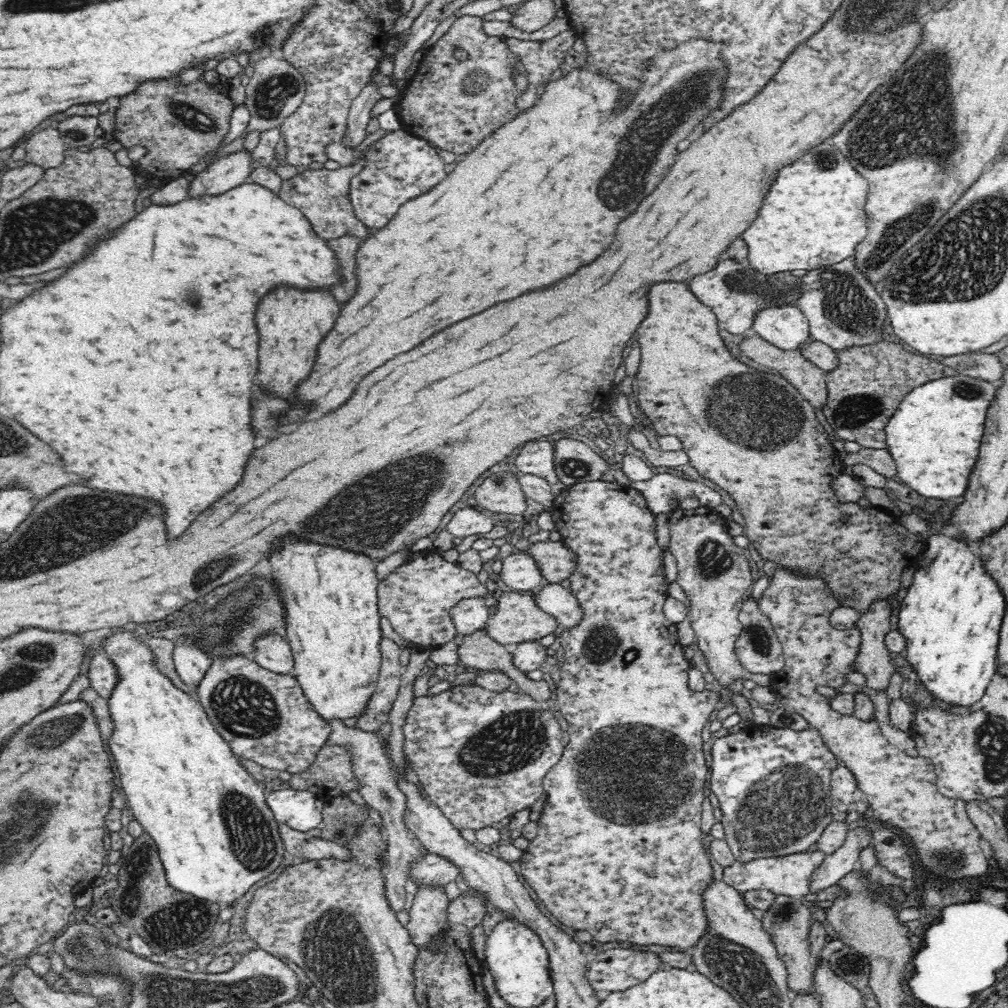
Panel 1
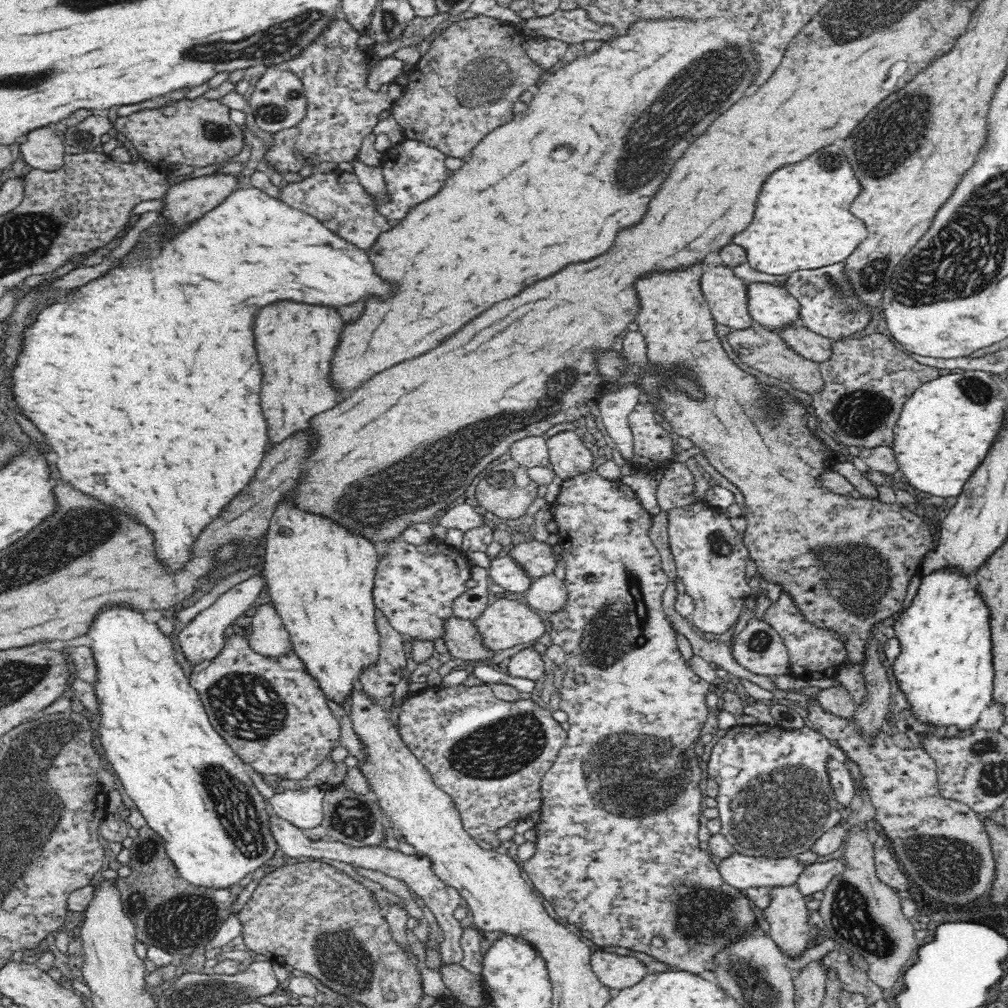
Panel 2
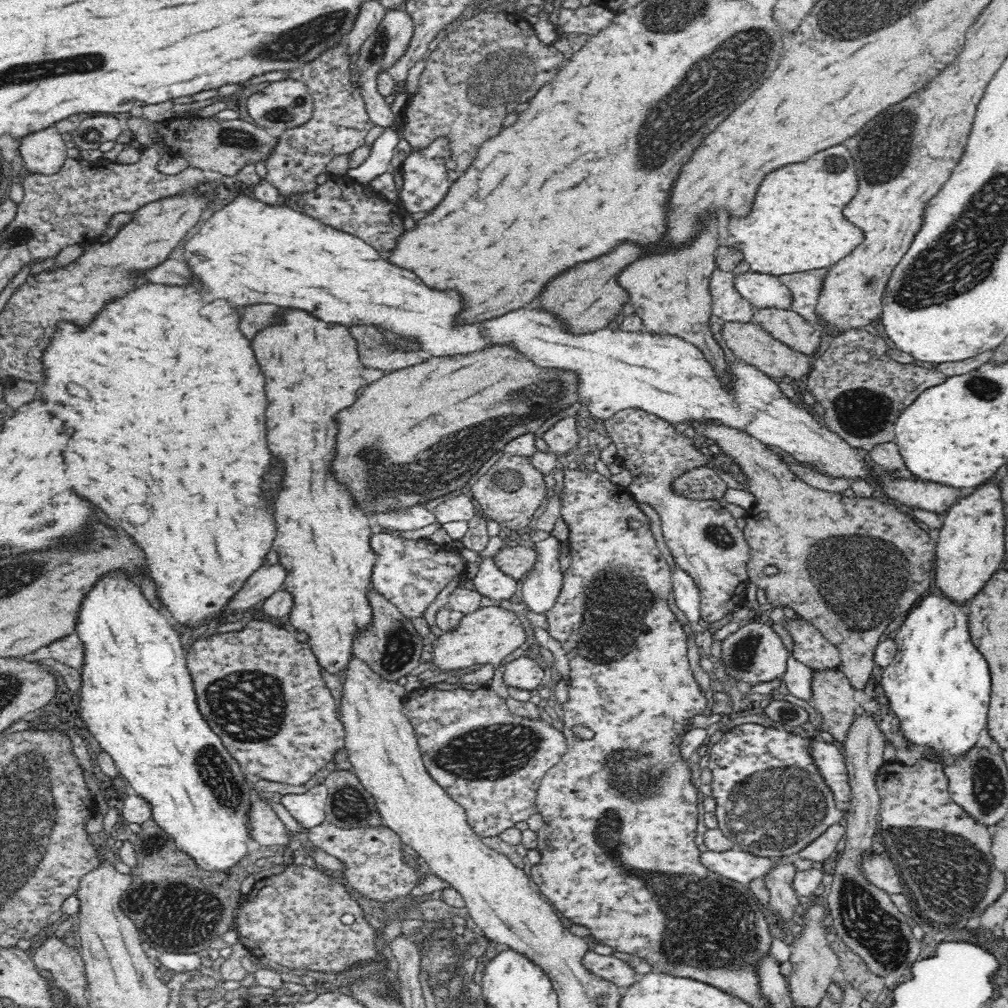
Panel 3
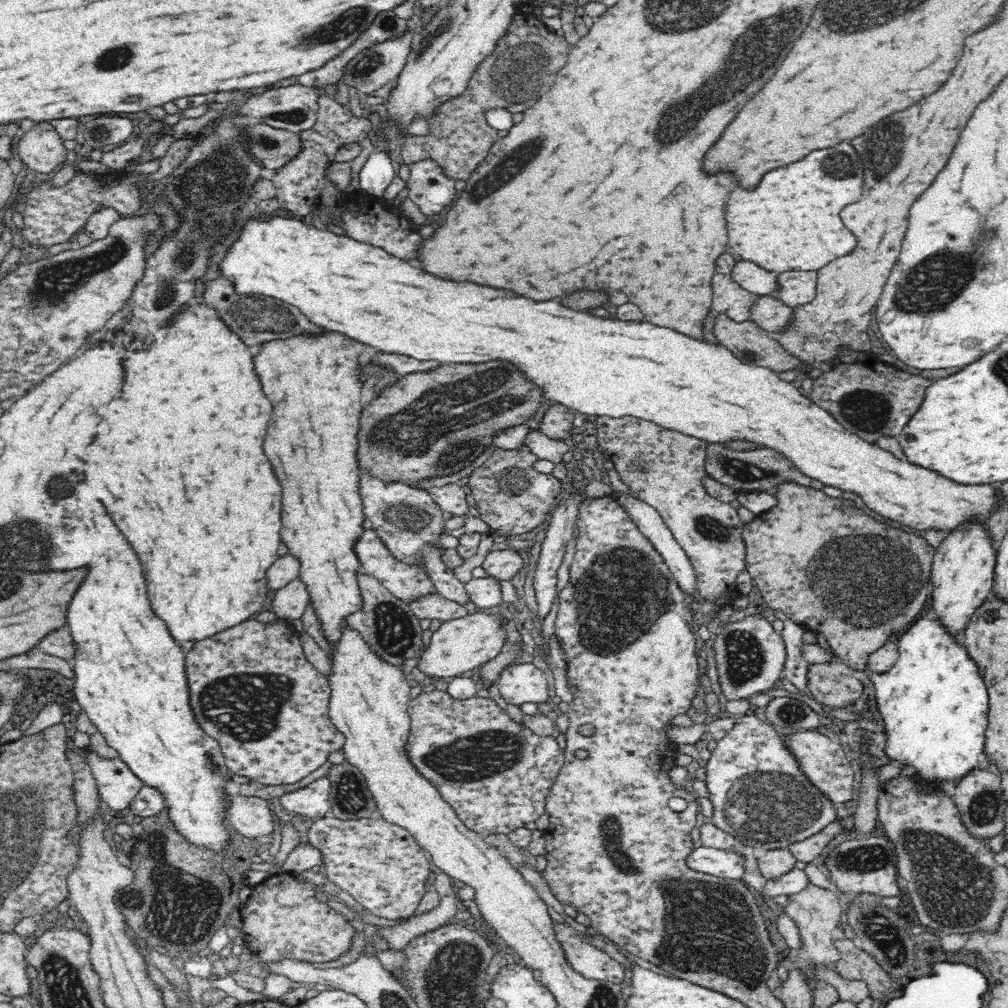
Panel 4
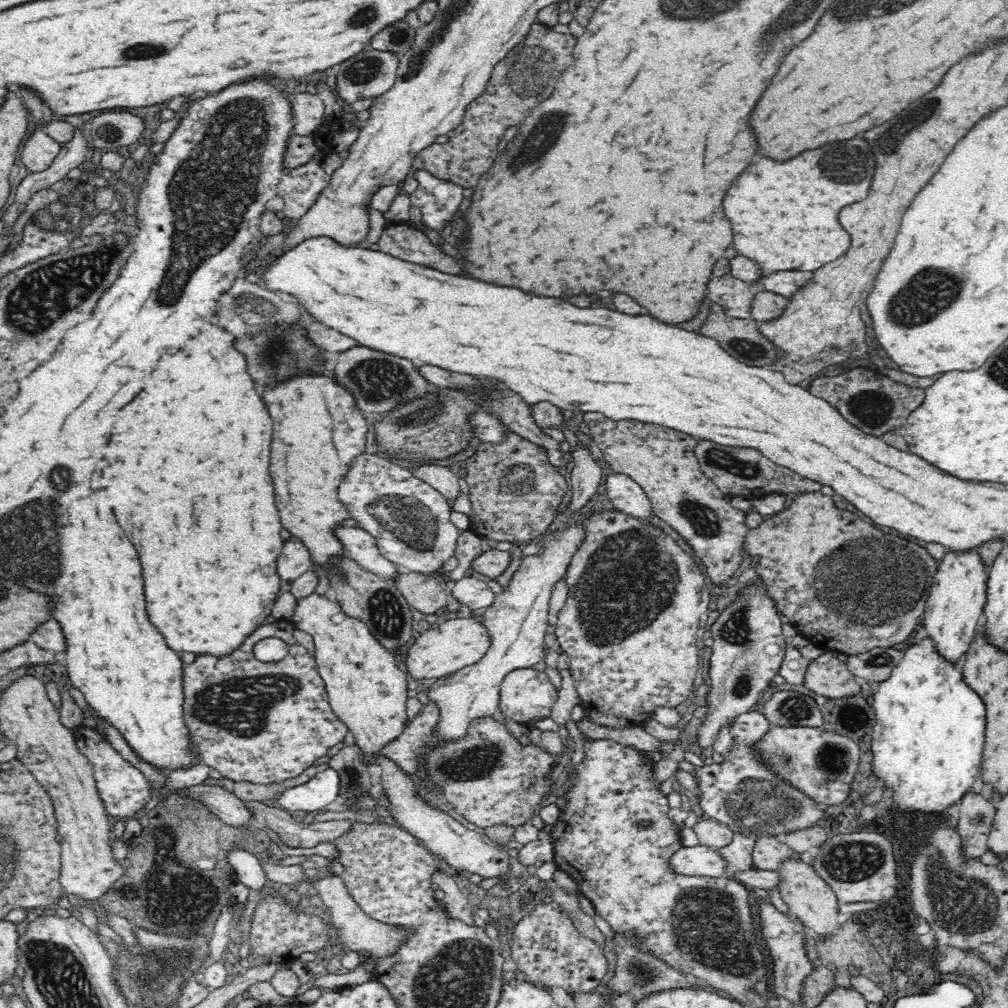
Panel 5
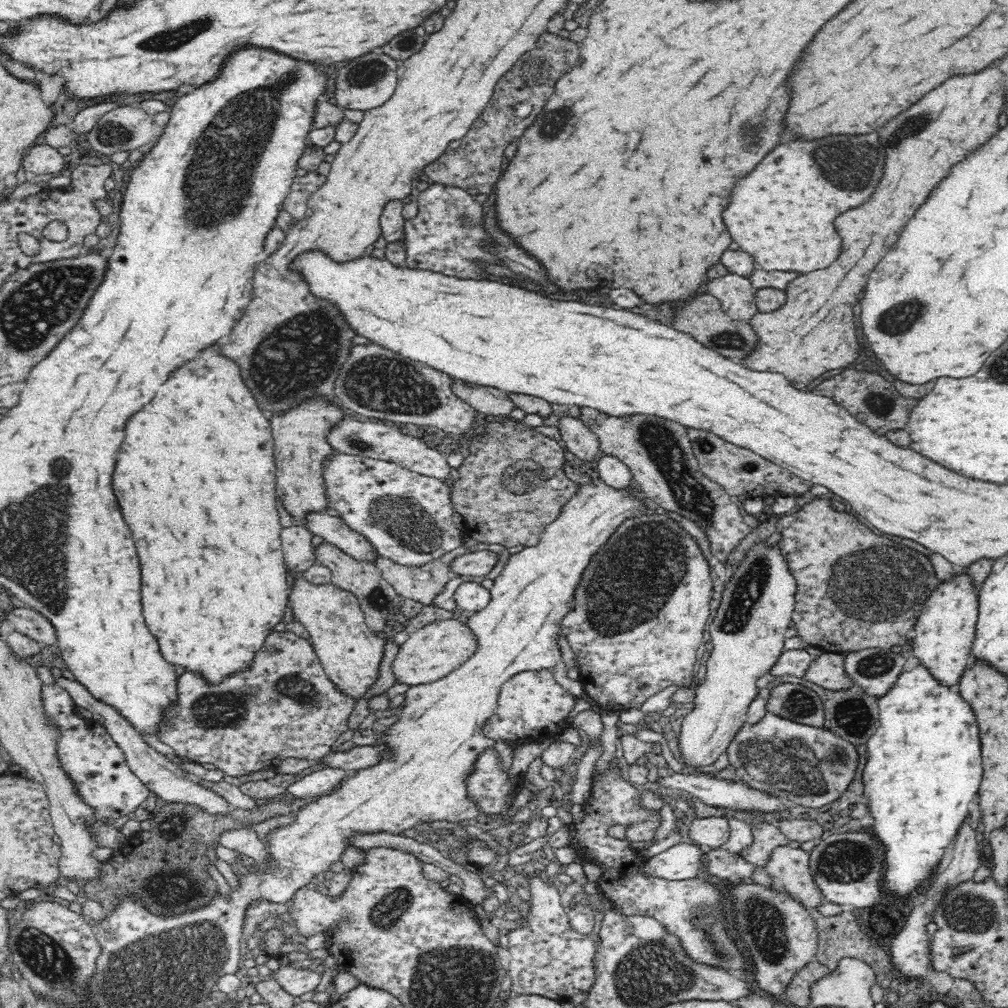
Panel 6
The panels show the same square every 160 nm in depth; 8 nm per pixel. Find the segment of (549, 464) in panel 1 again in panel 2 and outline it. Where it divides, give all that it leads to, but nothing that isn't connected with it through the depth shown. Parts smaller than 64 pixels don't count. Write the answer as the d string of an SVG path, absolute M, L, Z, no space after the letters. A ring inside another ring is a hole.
M527 436L513 442L509 448L512 459L526 468L549 465L547 442L541 436Z

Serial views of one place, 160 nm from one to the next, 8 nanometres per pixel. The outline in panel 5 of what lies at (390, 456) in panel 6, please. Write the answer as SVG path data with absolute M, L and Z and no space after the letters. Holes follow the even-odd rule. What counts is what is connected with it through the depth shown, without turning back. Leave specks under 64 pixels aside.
M434 460L416 464L416 468L412 472L416 477L441 491L443 495L448 497L448 500L454 500L460 492L457 475L446 466L436 464Z

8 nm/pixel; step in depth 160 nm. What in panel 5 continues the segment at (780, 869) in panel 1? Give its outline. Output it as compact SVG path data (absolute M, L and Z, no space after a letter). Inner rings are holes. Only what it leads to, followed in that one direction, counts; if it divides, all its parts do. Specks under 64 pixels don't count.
M684 846L675 850L668 858L666 866L670 873L679 877L712 877L724 876L724 857L709 846Z

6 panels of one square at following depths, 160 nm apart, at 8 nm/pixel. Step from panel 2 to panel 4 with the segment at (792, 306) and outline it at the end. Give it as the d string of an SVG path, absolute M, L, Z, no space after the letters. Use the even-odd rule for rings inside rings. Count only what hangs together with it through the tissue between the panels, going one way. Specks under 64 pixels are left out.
M736 262L732 272L731 278L740 284L742 288L749 292L754 292L758 296L772 296L778 290L777 275L752 262Z

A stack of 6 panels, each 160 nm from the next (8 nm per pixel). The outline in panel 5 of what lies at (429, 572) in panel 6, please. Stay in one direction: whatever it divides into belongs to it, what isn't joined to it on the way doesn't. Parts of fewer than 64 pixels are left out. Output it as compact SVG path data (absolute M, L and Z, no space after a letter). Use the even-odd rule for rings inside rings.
M454 555L433 573L398 572L393 576L393 581L412 610L418 610L430 617L436 616L436 611L440 608L456 612L460 603L451 593L451 584L444 574L452 572L457 566L458 557Z

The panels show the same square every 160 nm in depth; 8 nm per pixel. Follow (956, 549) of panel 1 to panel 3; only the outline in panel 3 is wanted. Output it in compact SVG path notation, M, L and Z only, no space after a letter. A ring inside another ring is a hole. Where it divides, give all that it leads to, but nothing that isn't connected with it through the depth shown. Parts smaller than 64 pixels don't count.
M930 592L922 602L918 602L918 606L914 606L914 610L910 610L906 622L896 629L896 656L880 675L880 686L890 710L898 719L904 740L914 746L924 746L936 760L944 756L958 759L966 756L980 740L982 730L986 730L990 674L986 660L971 643L967 612L966 606L955 605L941 594Z

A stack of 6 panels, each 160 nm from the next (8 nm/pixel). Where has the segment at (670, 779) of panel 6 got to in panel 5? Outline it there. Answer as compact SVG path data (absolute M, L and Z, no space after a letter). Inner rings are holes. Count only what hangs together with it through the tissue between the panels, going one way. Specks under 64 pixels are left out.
M762 712L741 714L730 729L735 745L723 755L724 762L698 766L692 772L698 788L698 802L705 811L705 816L730 828L738 826L742 831L755 832L754 836L782 836L791 830L810 827L822 816L822 811L808 800L806 794L774 777L751 751L754 743L766 734L769 723Z

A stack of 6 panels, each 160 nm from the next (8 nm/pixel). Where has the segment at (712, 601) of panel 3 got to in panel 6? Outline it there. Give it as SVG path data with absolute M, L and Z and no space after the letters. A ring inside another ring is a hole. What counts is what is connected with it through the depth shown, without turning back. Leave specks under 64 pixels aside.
M580 408L580 418L598 437L601 452L612 454L628 465L633 481L659 510L676 512L700 526L710 542L710 552L718 560L727 560L739 542L751 533L724 487L712 482L700 470L682 424L654 414L608 416L592 408Z

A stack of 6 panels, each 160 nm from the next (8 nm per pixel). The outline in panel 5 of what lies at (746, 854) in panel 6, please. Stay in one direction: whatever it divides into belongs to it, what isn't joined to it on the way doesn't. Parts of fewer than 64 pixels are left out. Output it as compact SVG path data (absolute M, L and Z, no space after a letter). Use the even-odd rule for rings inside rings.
M762 834L754 836L755 845L751 854L753 866L759 870L777 871L780 863L794 854L782 836Z

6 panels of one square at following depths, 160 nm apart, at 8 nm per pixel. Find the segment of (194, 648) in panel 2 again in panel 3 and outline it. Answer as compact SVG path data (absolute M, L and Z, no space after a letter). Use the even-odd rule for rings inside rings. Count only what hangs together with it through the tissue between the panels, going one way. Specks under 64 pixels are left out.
M280 562L274 565L266 564L266 566L262 566L258 572L250 575L244 588L230 602L229 614L244 612L260 600L266 600L277 590L283 588L286 576L288 576L288 571Z

